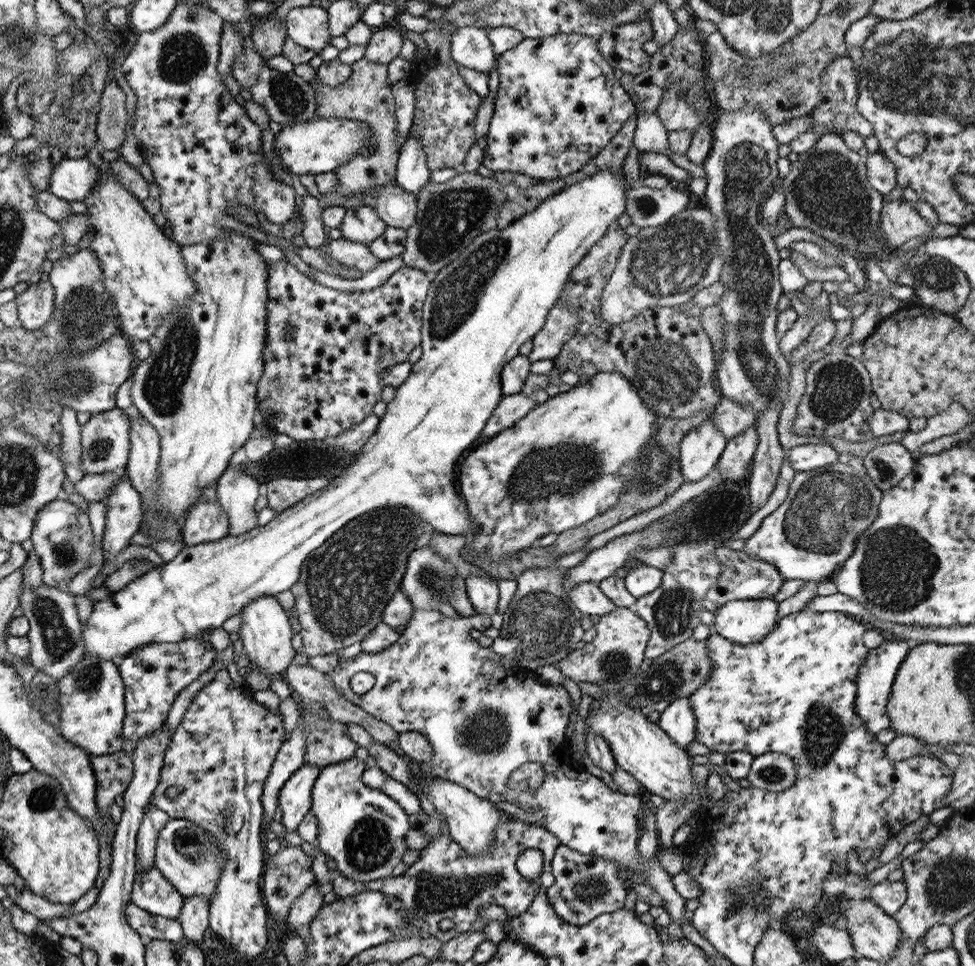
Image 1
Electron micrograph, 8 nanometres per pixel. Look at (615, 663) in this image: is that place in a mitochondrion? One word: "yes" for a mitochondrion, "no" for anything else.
yes

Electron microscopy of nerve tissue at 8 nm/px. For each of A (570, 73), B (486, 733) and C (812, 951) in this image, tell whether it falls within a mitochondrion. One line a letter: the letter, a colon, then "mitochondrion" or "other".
A: other
B: mitochondrion
C: other

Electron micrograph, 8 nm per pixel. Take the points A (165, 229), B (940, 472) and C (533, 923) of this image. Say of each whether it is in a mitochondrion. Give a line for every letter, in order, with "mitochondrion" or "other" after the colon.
A: other
B: other
C: other

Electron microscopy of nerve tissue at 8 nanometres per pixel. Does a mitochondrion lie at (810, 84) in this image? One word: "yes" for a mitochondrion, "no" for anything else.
no

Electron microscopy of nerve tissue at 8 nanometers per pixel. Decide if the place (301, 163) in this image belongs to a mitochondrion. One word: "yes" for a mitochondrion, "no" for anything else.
no

